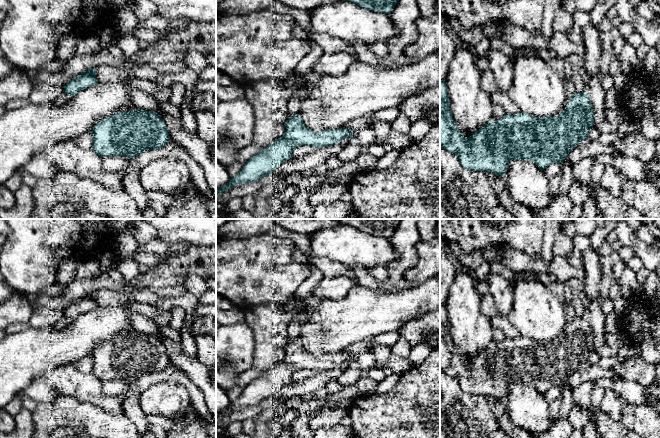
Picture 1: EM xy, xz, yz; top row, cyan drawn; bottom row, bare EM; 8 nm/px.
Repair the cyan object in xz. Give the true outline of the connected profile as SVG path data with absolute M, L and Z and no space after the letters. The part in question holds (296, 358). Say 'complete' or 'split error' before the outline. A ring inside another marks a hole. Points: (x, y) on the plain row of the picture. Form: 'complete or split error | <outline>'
complete | M300 338L286 344L285 352L282 361L251 381L228 408L216 412L216 419L233 410L254 406L272 398L277 390L292 382L292 376L298 370L328 371L340 367L347 361L352 361L355 356L346 352L315 356L305 349Z

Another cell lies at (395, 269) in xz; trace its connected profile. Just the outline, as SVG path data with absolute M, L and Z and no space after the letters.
M401 219L398 227L389 238L398 257L387 266L389 277L386 286L393 286L404 278L404 273L418 262L416 245L421 241L417 223L420 219Z

